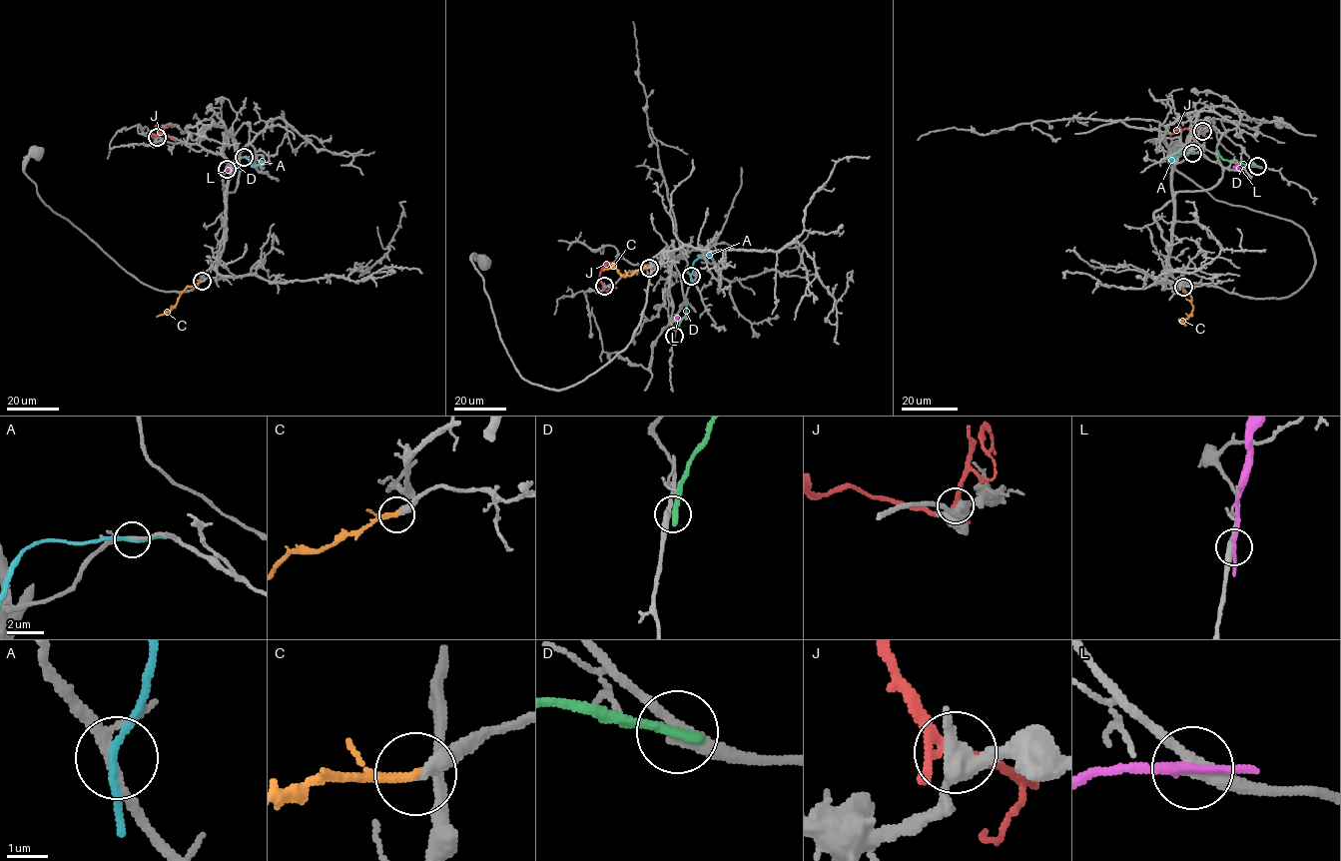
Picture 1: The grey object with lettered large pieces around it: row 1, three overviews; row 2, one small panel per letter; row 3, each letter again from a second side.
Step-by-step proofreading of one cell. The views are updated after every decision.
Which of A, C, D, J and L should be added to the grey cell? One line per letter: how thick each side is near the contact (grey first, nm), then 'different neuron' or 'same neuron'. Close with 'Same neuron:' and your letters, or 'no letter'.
A: 190 nm thick on the grey side, 170 nm on the other; different neuron
C: 360 nm thick on the grey side, 170 nm on the other; same neuron
D: 320 nm thick on the grey side, 300 nm on the other; different neuron
J: 460 nm thick on the grey side, 190 nm on the other; different neuron
L: 320 nm thick on the grey side, 200 nm on the other; different neuron
Same neuron: C

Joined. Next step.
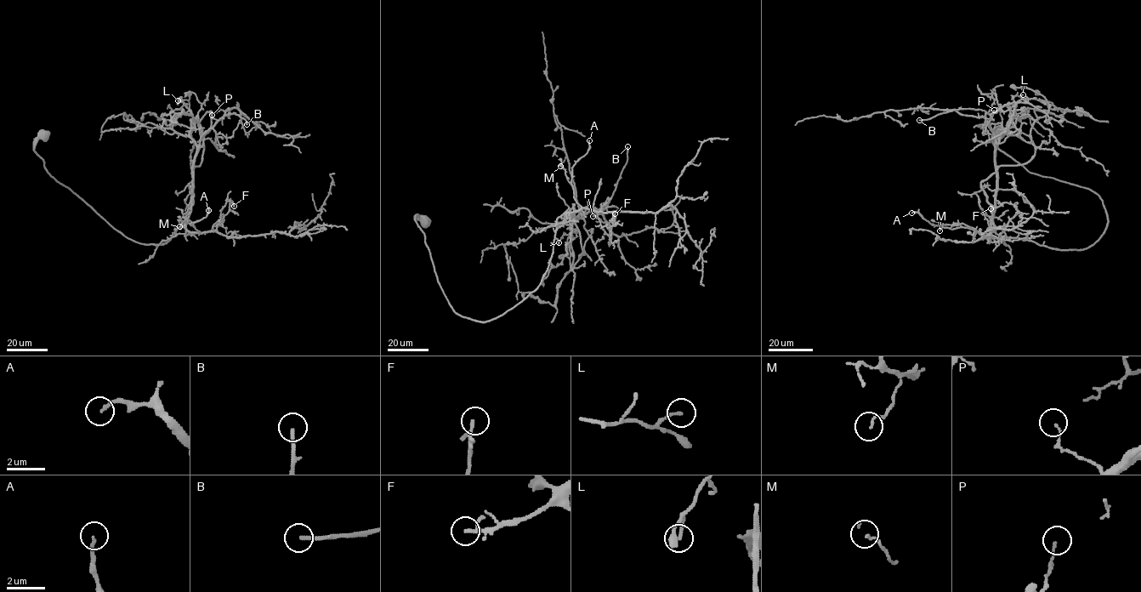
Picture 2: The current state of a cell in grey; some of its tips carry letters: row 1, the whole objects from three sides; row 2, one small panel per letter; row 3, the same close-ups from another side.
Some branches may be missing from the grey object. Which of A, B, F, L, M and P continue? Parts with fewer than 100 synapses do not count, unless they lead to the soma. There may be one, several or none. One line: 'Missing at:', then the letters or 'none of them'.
Missing at: none of them

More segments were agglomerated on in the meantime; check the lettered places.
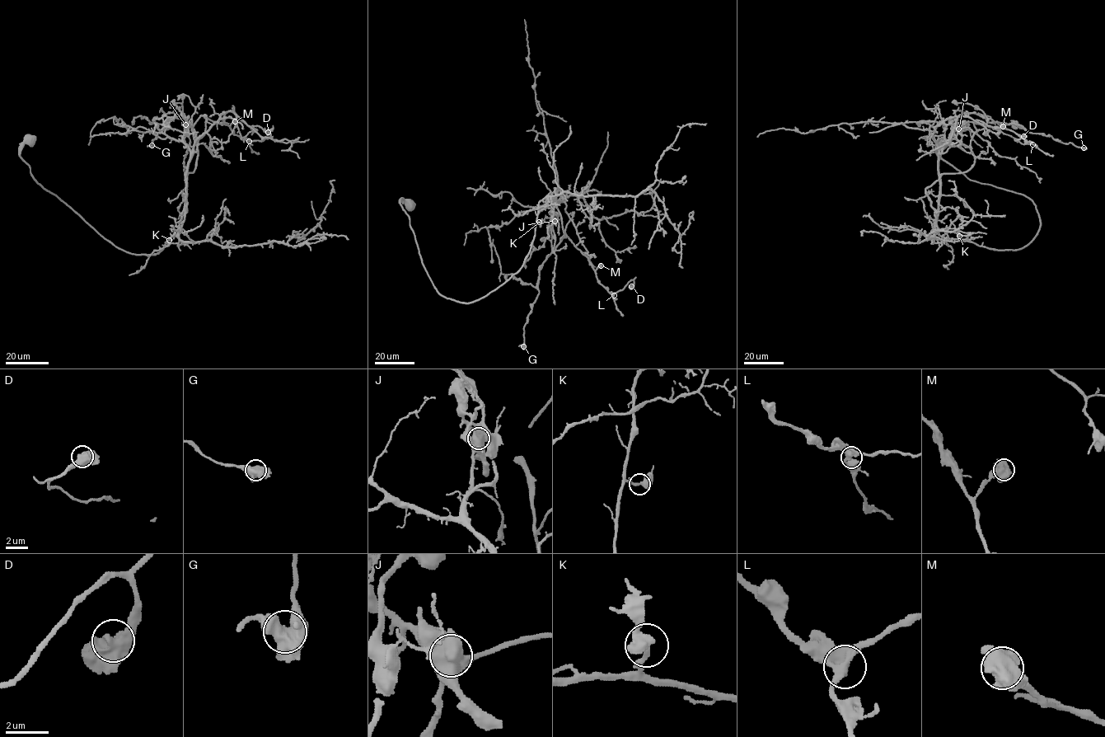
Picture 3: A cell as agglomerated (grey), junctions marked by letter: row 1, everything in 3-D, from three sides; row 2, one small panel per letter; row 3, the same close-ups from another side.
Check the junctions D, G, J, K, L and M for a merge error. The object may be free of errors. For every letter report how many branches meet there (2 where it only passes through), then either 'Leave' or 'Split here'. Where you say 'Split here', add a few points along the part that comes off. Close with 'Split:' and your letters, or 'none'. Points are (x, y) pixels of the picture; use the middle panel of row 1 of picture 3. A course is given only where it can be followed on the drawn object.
D: Branches: 2. Leave
G: Branches: 4. Leave
J: Branches: 4. Split here. Course of the part to remove: (554, 221), (551, 212), (558, 183), (553, 182)
K: Branches: 3. Leave
L: Branches: 2. Leave
M: Branches: 4. Leave
Split: J

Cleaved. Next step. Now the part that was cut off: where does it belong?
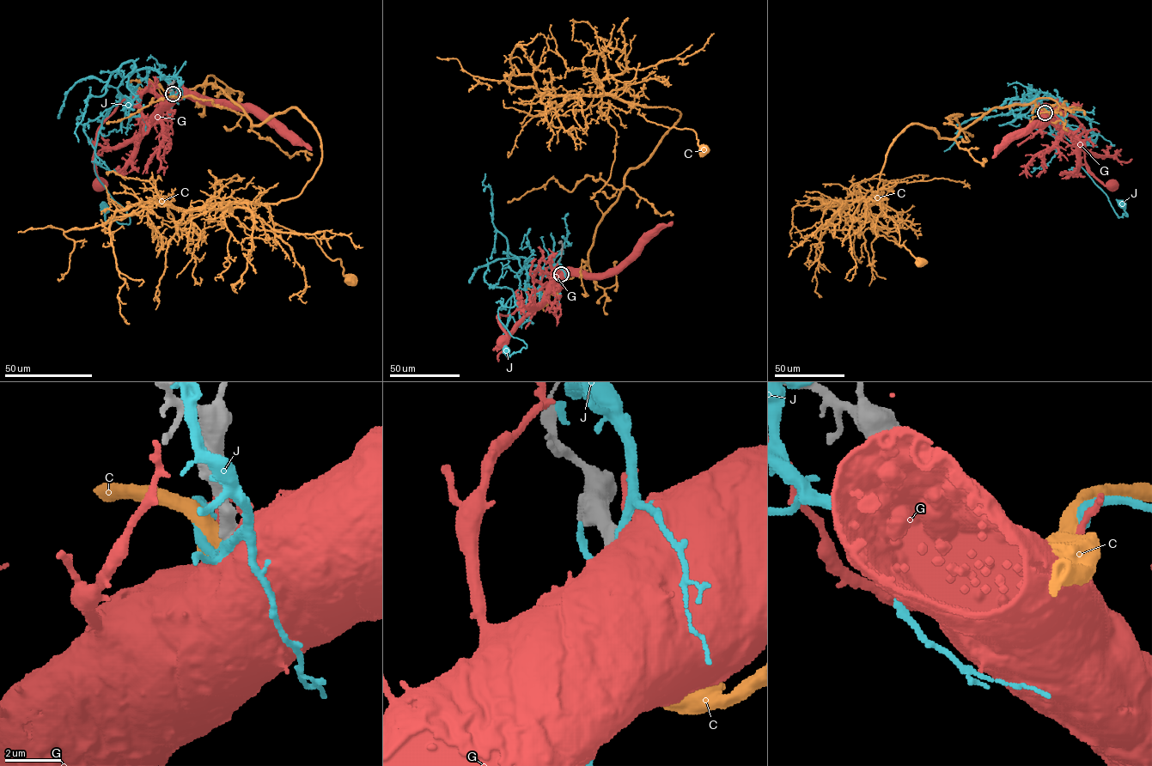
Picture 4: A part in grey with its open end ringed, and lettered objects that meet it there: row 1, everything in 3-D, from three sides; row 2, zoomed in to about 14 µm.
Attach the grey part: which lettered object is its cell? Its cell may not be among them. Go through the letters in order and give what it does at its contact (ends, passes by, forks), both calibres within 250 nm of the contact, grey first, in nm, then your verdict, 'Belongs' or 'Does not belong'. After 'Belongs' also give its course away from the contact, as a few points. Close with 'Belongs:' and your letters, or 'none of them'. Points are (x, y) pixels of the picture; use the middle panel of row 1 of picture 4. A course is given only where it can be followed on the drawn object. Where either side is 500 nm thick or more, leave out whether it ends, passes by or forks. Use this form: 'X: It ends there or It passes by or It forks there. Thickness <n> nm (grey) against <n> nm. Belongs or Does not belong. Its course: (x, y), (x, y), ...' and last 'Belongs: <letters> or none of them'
C: Thickness 500 nm (grey) against 300 nm. Belongs. Its course: (561, 274), (571, 278), (588, 262), (625, 174), (680, 116), (628, 103), (647, 120), (691, 129), (704, 148)
G: Thickness 600 nm (grey) against 1050 nm. Does not belong
J: Thickness 600 nm (grey) against 280 nm. Does not belong
Belongs: C

